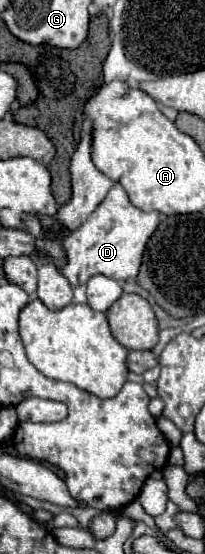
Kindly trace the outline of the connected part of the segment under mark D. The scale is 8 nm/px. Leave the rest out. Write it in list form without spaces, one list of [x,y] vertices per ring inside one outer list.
[[[114,184],[108,196],[100,202],[100,206],[88,216],[88,220],[74,232],[68,232],[62,238],[66,250],[66,264],[60,266],[64,276],[70,280],[72,286],[78,282],[86,282],[94,274],[104,274],[114,280],[128,280],[134,278],[140,260],[146,248],[148,238],[160,224],[158,212],[144,212],[136,208],[130,200],[126,190],[120,184]]]

